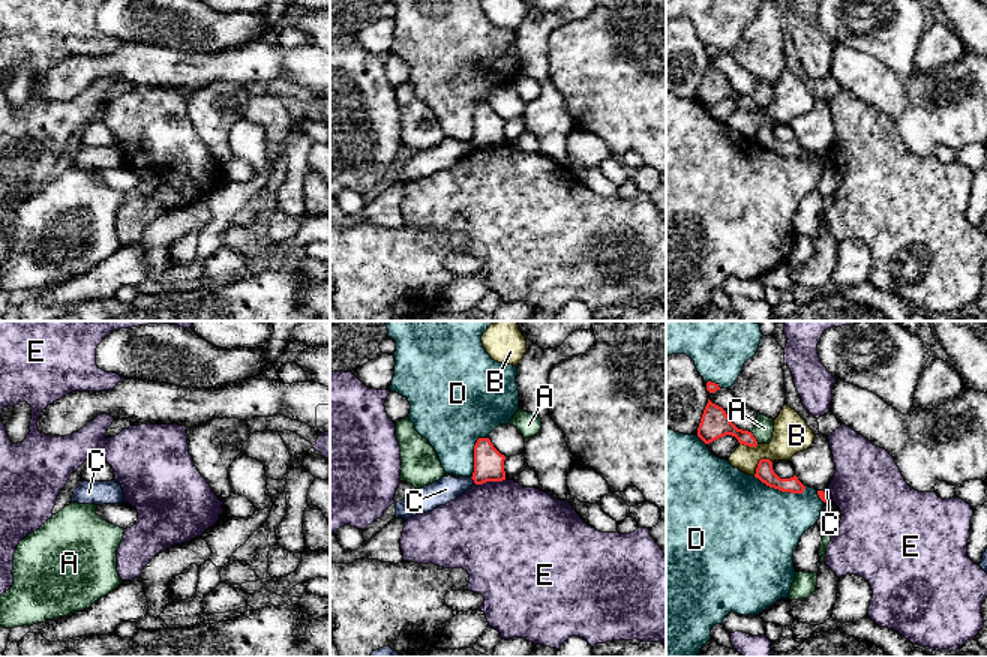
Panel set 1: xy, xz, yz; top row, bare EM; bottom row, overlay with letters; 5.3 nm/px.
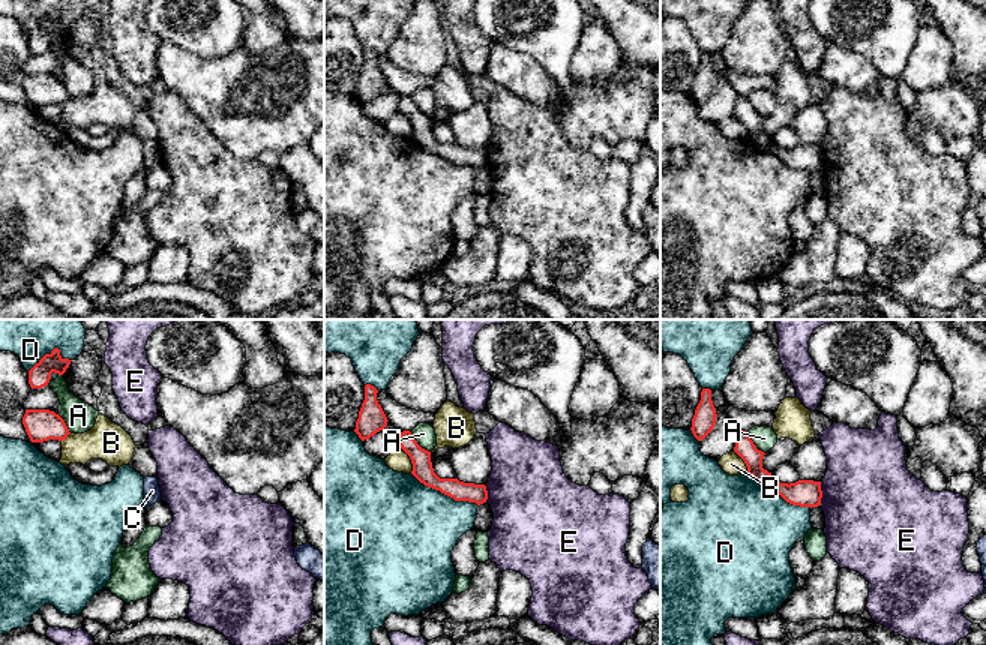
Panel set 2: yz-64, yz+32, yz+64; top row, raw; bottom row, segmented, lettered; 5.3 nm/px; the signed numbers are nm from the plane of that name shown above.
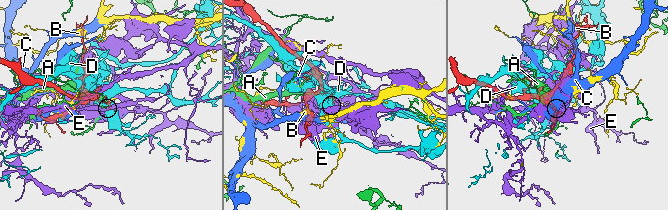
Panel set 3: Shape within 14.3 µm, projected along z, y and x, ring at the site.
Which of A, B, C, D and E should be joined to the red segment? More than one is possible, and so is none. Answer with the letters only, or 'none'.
none

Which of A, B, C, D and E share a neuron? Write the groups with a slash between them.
A / B C / D / E

